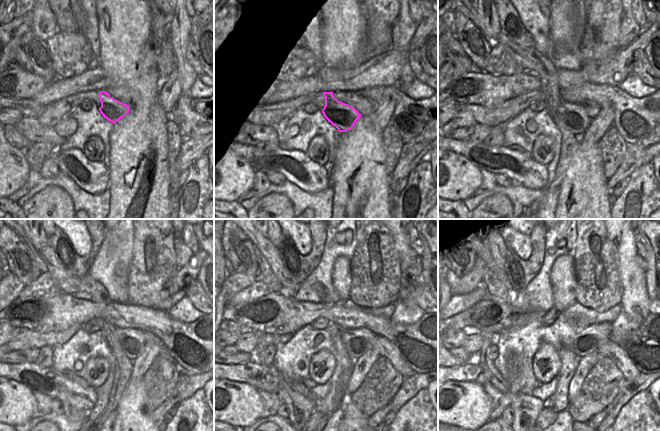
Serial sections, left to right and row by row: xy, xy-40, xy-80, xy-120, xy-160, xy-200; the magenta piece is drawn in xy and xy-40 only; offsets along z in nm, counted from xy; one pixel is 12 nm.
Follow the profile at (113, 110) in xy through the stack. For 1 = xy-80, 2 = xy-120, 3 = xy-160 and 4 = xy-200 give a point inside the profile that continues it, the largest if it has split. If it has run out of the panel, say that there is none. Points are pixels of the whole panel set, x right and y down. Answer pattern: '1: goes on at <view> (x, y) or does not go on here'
1: goes on at xy-80 (573, 117)
2: goes on at xy-120 (132, 341)
3: goes on at xy-160 (357, 341)
4: goes on at xy-200 (588, 340)

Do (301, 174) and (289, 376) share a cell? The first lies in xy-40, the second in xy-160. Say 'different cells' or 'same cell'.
different cells

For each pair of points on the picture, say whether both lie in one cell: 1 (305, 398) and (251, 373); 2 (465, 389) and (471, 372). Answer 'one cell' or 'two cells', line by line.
1: one cell
2: two cells

